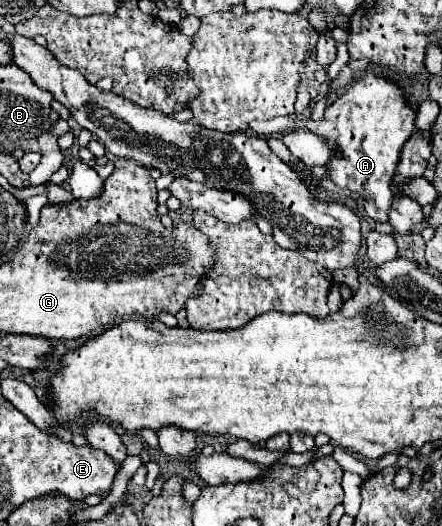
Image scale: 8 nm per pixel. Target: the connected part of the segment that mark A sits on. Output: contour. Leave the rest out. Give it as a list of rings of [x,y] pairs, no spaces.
[[[362,73],[356,83],[340,89],[334,103],[326,107],[320,123],[306,123],[306,127],[318,137],[324,137],[324,141],[336,143],[338,151],[326,165],[328,173],[340,189],[362,195],[364,211],[374,221],[388,219],[388,209],[394,199],[390,181],[396,173],[402,147],[414,133],[414,117],[414,109],[408,107],[402,91],[394,83],[372,73]]]

